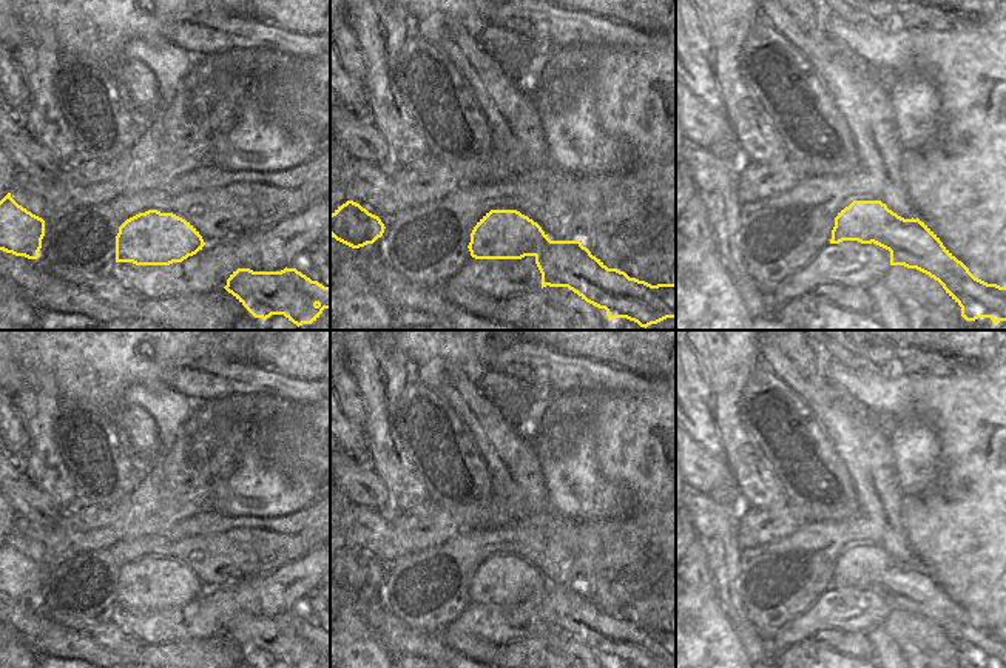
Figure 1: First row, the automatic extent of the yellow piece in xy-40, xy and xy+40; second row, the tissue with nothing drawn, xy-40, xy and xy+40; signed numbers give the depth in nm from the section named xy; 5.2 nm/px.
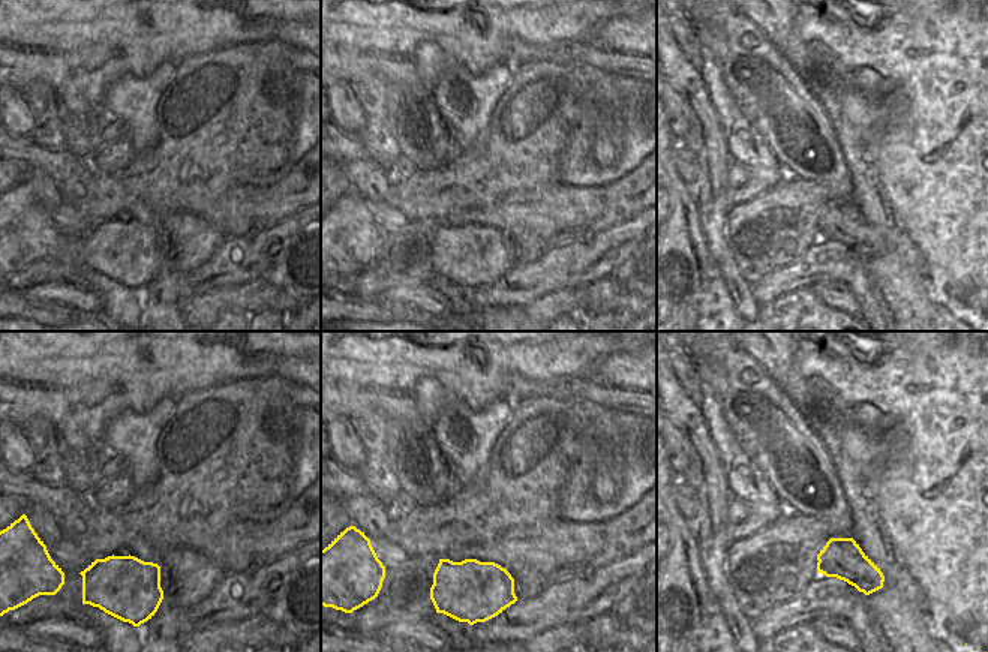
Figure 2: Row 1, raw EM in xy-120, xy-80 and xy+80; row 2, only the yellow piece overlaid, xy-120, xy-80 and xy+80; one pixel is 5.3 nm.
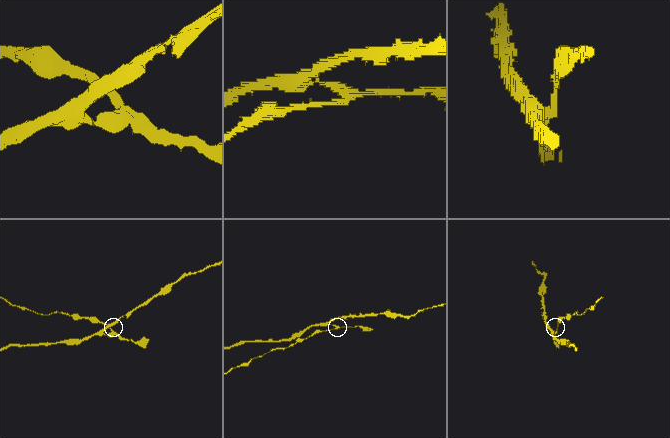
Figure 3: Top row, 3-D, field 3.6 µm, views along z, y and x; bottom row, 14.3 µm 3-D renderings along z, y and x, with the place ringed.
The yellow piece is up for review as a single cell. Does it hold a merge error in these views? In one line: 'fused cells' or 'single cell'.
fused cells

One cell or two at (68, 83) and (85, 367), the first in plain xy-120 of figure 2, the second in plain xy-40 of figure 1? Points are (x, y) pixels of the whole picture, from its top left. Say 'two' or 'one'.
one

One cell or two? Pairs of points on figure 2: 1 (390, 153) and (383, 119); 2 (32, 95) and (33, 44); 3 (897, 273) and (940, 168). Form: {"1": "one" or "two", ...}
{"1": "one", "2": "two", "3": "two"}

